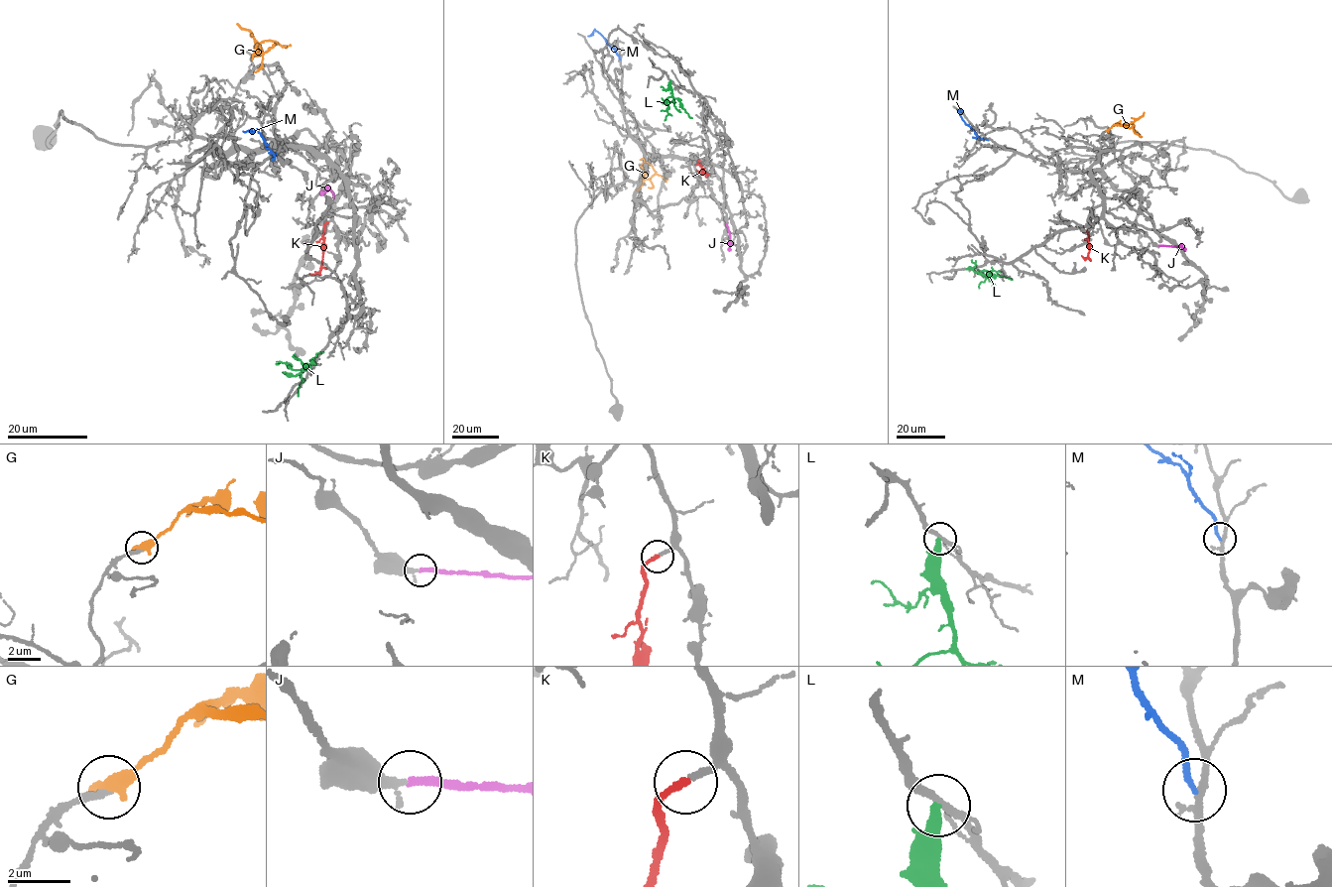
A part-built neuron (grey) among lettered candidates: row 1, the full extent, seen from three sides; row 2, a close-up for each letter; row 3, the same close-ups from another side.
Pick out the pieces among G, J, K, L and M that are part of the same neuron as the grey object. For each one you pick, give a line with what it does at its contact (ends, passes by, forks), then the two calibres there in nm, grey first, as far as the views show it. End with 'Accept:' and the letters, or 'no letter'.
J: it ends; calibres 240 and 240 nm
K: it ends; calibres 200 and 220 nm
M: it ends; calibres 170 and 170 nm
Accept: J, K, M

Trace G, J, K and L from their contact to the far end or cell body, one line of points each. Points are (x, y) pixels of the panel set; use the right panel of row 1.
G: (1107, 130), (1115, 125), (1131, 127), (1144, 112)
J: (1159, 245), (1179, 246), (1185, 250)
K: (1087, 231), (1089, 252), (1084, 259), (1081, 256)
L: (966, 269), (1012, 280)

